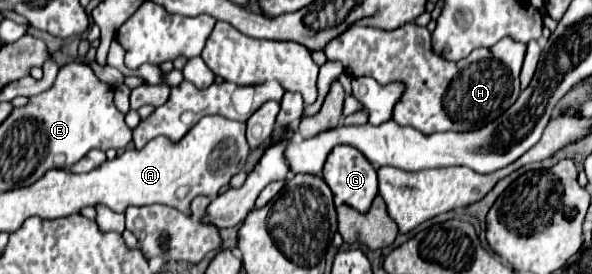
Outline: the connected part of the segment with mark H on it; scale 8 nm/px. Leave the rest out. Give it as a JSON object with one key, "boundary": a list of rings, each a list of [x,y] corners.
{"boundary":[[[406,23],[394,31],[376,27],[348,27],[322,49],[330,61],[340,61],[346,75],[368,75],[380,85],[404,81],[406,91],[394,107],[394,121],[410,125],[426,135],[438,131],[472,131],[502,115],[520,95],[520,69],[526,45],[510,37],[496,45],[474,49],[466,59],[450,63],[430,47],[430,31],[416,23]]]}

